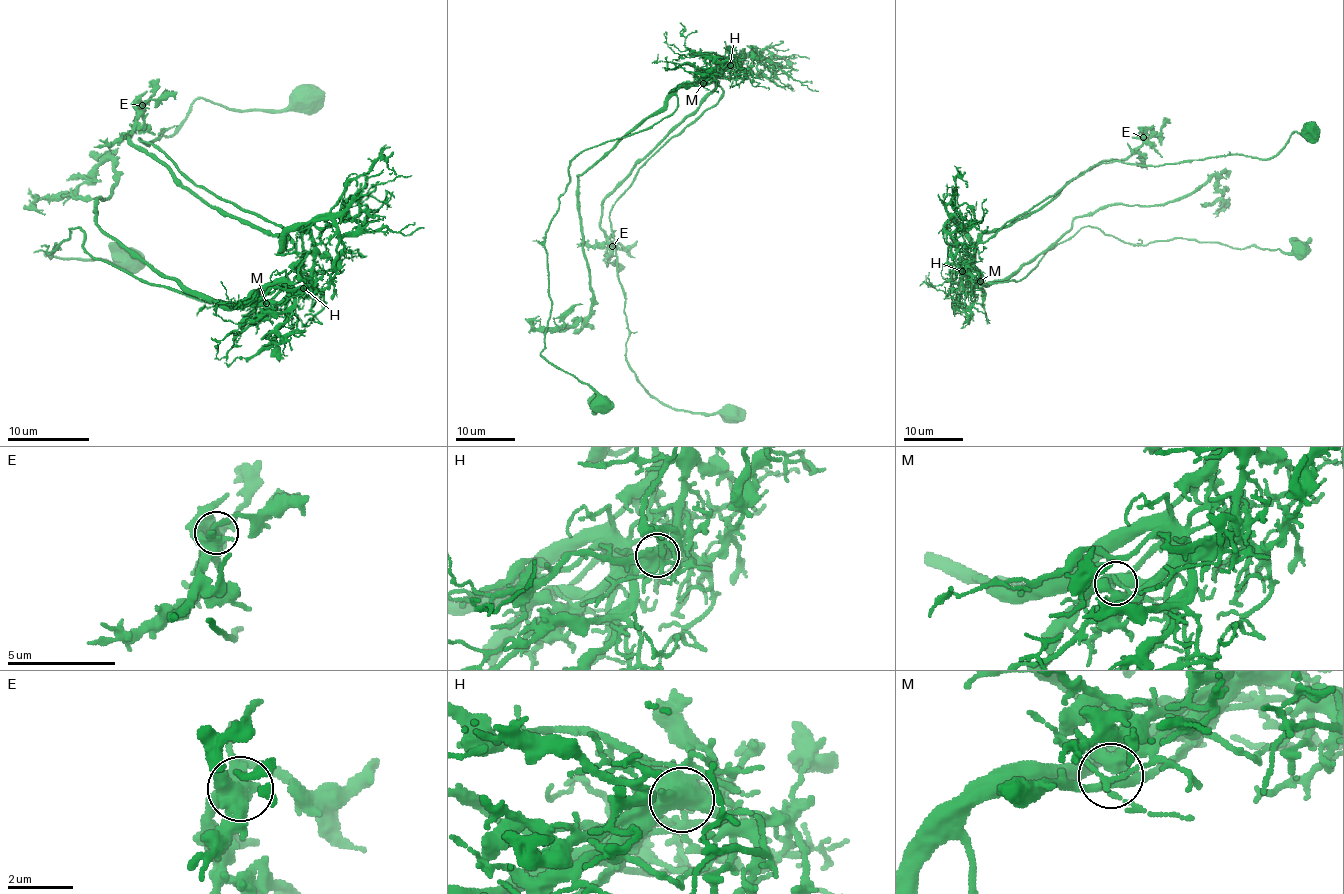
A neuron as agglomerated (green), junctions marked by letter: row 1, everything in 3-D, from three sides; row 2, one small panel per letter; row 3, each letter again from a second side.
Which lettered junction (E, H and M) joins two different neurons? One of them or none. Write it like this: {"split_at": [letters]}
{"split_at": ["H"]}

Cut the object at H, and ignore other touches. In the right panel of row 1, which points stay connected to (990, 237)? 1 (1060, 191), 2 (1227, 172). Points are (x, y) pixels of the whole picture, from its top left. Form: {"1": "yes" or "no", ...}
{"1": "yes", "2": "no"}

